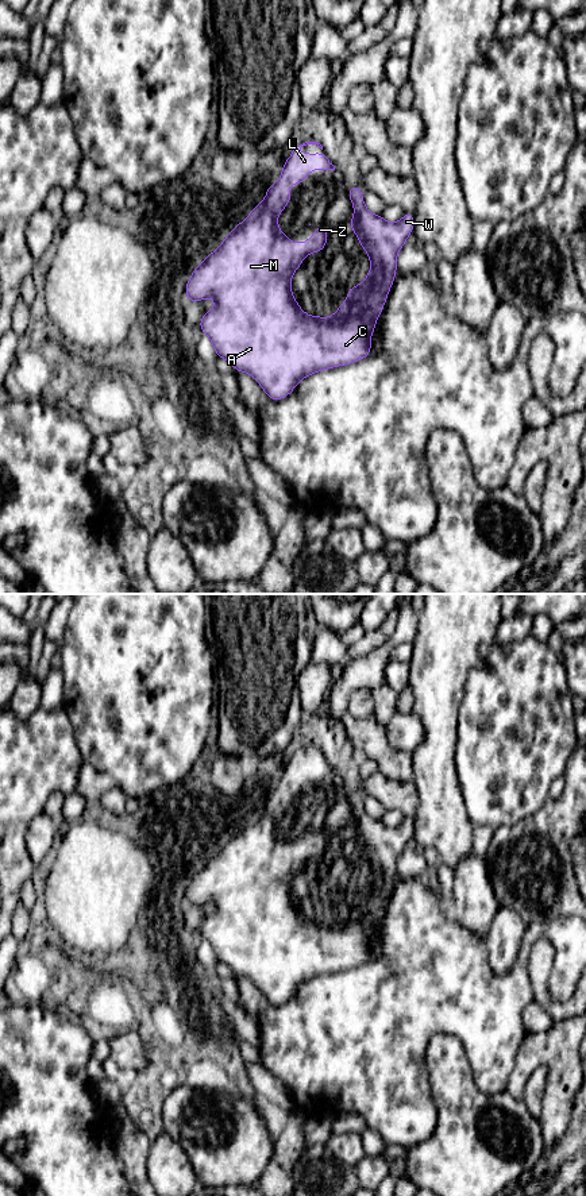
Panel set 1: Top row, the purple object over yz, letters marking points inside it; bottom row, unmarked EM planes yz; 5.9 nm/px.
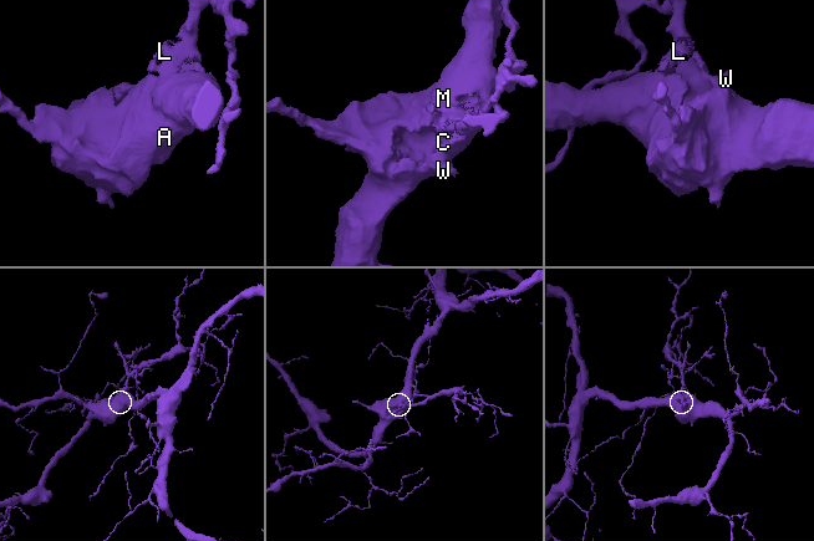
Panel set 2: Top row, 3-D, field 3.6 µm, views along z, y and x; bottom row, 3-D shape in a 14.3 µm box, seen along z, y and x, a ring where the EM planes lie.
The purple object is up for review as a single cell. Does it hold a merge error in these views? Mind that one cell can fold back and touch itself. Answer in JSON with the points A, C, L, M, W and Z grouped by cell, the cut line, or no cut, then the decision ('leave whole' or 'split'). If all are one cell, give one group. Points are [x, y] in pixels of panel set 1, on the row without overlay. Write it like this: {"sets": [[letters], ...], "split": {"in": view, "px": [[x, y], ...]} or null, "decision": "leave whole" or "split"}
{"sets": [["A", "C", "L", "M", "W", "Z"]], "split": null, "decision": "leave whole"}

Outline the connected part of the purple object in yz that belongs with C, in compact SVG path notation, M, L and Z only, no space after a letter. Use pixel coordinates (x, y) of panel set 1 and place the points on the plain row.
M305 746L297 751L285 765L279 784L267 790L267 798L262 807L252 811L250 819L228 836L221 849L194 872L185 890L185 900L189 907L204 906L208 902L216 903L216 910L203 919L198 933L209 942L217 962L228 965L236 977L250 979L273 1006L286 1003L302 983L308 983L313 977L351 969L371 958L371 940L396 884L398 856L404 852L415 832L412 817L405 817L397 827L388 827L381 819L373 819L367 815L362 790L348 792L347 800L354 810L354 821L347 833L356 838L358 848L370 863L371 872L359 890L347 892L347 906L340 907L339 914L331 922L307 919L292 898L292 881L301 872L304 863L311 857L323 857L327 845L331 842L327 833L320 829L315 830L315 837L307 846L290 846L289 841L281 837L275 822L285 817L290 806L293 796L288 792L289 788L304 790L311 775L335 775L325 757L301 759L301 752L307 749L317 749L323 755L319 746Z

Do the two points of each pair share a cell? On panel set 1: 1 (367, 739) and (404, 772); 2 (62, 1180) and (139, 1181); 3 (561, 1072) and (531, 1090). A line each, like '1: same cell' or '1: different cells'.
1: same cell
2: different cells
3: different cells

